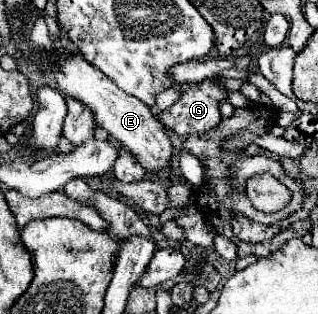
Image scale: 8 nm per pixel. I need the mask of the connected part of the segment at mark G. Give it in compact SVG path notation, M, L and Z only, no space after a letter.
M203 80L187 88L173 106L163 110L159 122L179 136L209 132L221 120L219 100L225 100L225 90L221 90L219 80Z

